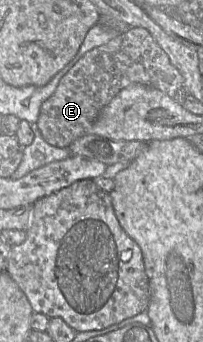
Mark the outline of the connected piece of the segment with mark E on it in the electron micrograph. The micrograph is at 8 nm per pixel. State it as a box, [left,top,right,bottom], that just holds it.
[35,27,183,148]

